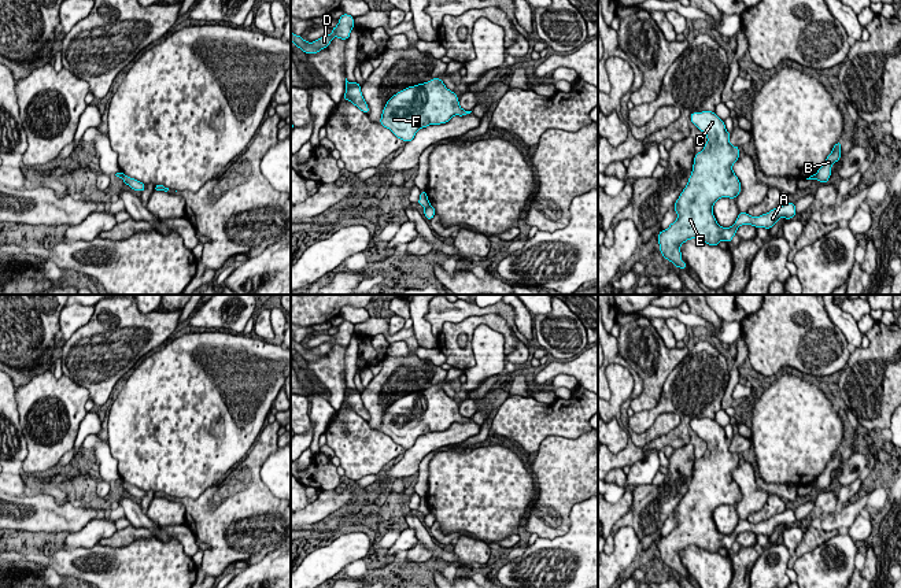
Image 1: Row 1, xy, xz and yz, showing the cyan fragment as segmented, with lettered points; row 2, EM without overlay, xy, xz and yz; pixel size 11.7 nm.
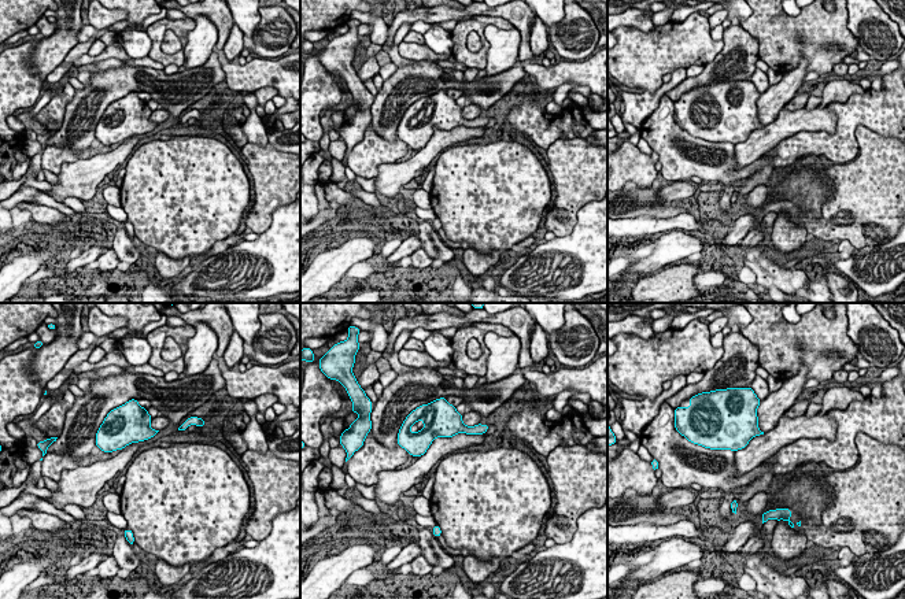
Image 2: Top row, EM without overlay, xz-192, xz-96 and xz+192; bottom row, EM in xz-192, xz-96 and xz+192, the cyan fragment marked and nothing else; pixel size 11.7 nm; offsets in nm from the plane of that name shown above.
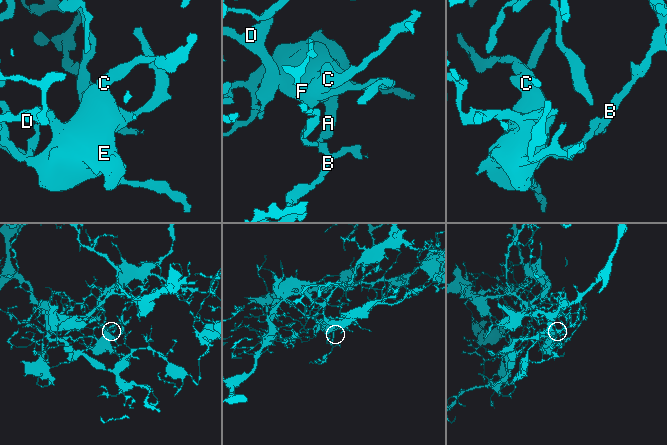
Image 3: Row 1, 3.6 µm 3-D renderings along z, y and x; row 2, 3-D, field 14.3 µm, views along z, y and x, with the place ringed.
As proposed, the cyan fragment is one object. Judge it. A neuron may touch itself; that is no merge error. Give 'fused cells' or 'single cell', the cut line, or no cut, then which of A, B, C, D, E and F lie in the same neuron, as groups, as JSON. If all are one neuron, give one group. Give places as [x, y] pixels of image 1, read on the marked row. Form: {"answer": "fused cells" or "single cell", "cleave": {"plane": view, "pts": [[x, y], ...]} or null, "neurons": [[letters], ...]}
{"answer": "fused cells", "cleave": {"plane": "xz", "pts": [[429, 204], [425, 209]]}, "neurons": [["A", "C", "D", "E", "F"], ["B"]]}

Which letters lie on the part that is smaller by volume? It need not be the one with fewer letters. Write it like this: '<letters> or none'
B

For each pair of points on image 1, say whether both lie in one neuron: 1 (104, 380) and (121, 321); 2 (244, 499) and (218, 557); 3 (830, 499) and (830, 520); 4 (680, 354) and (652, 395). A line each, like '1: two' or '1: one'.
1: one
2: one
3: two
4: one

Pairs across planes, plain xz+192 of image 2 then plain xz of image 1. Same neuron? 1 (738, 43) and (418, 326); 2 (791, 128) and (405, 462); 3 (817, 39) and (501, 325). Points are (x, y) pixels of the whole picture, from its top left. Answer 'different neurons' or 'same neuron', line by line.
1: different neurons
2: same neuron
3: same neuron

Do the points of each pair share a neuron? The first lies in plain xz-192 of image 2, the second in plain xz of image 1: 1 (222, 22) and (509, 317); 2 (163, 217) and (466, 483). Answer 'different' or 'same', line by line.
1: same
2: same

